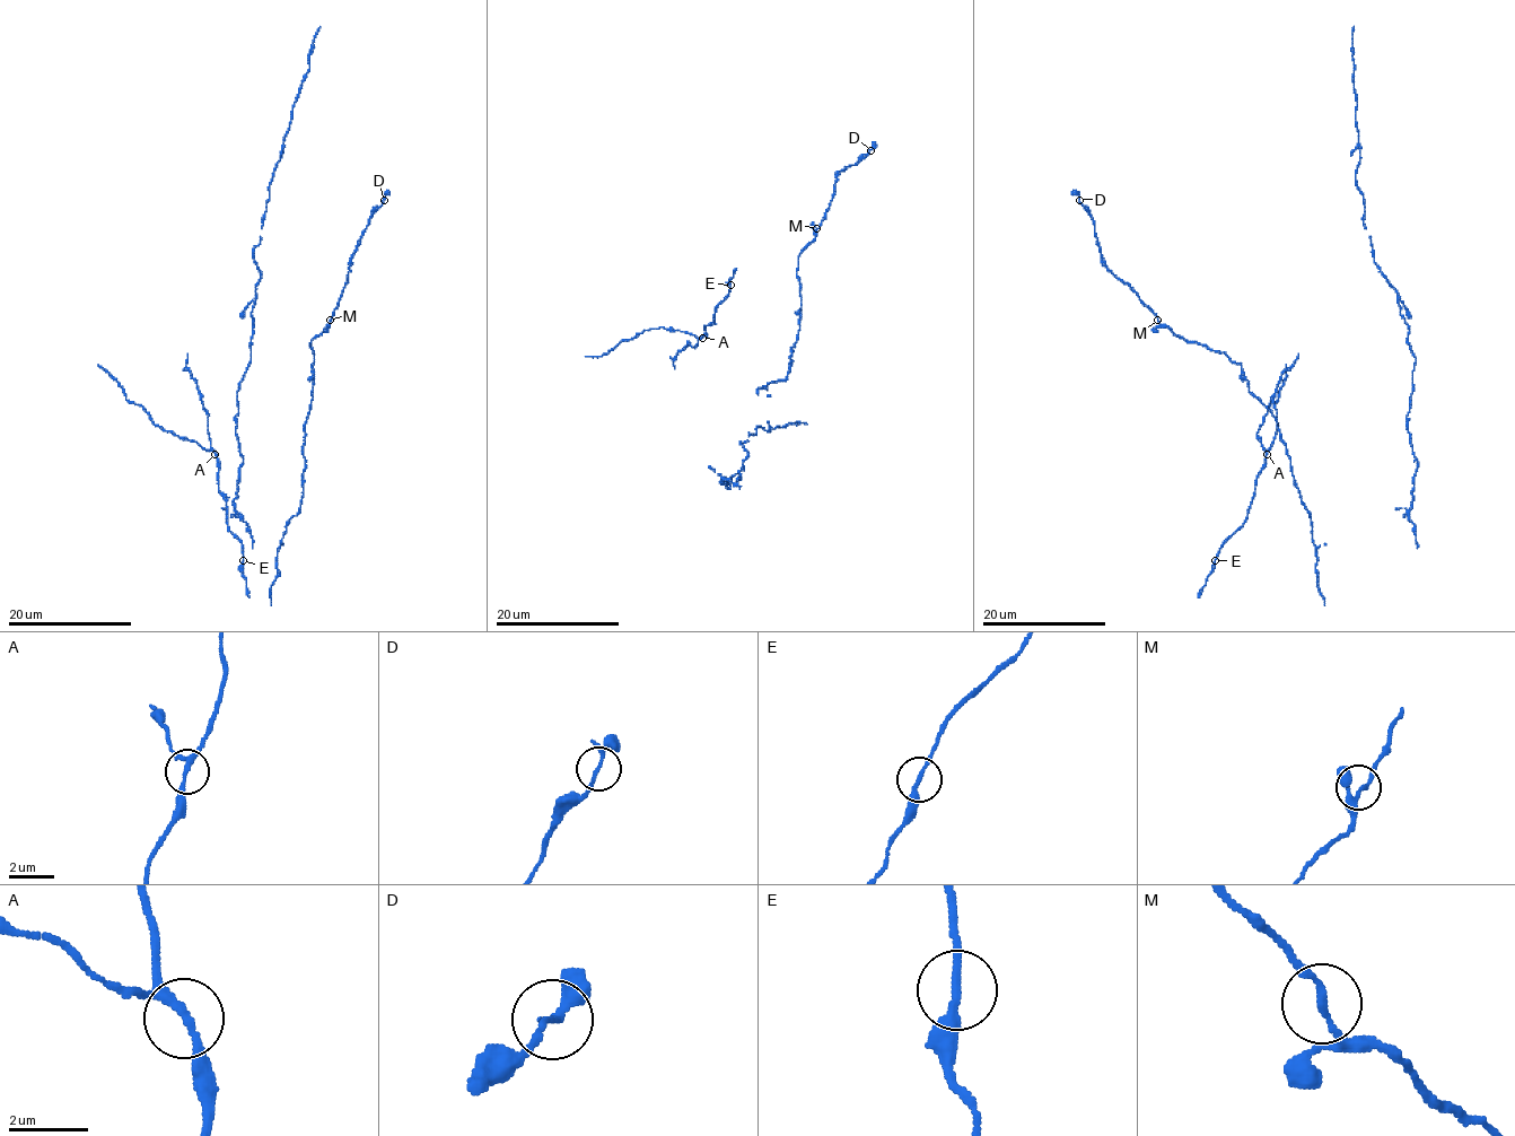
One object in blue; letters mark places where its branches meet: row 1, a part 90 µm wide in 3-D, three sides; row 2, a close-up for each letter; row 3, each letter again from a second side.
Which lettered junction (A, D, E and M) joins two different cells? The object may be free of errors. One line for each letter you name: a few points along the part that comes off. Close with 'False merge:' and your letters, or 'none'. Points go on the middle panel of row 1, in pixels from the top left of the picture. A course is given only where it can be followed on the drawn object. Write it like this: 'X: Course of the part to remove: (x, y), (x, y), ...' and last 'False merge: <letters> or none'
False merge: none

